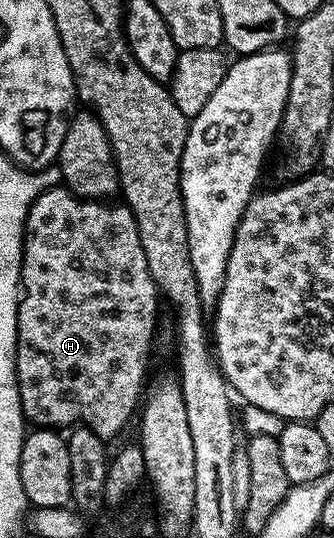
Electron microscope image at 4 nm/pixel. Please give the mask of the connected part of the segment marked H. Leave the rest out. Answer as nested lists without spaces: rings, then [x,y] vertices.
[[[63,185],[49,187],[36,198],[34,205],[30,205],[30,213],[24,222],[24,264],[20,281],[22,298],[16,342],[16,376],[25,420],[36,429],[68,429],[73,425],[83,425],[93,430],[102,440],[111,441],[131,419],[133,422],[141,406],[140,390],[144,387],[144,370],[148,367],[148,350],[152,347],[152,334],[156,331],[158,288],[155,277],[149,273],[146,265],[146,253],[140,240],[140,226],[136,224],[135,215],[120,201],[81,199]]]

